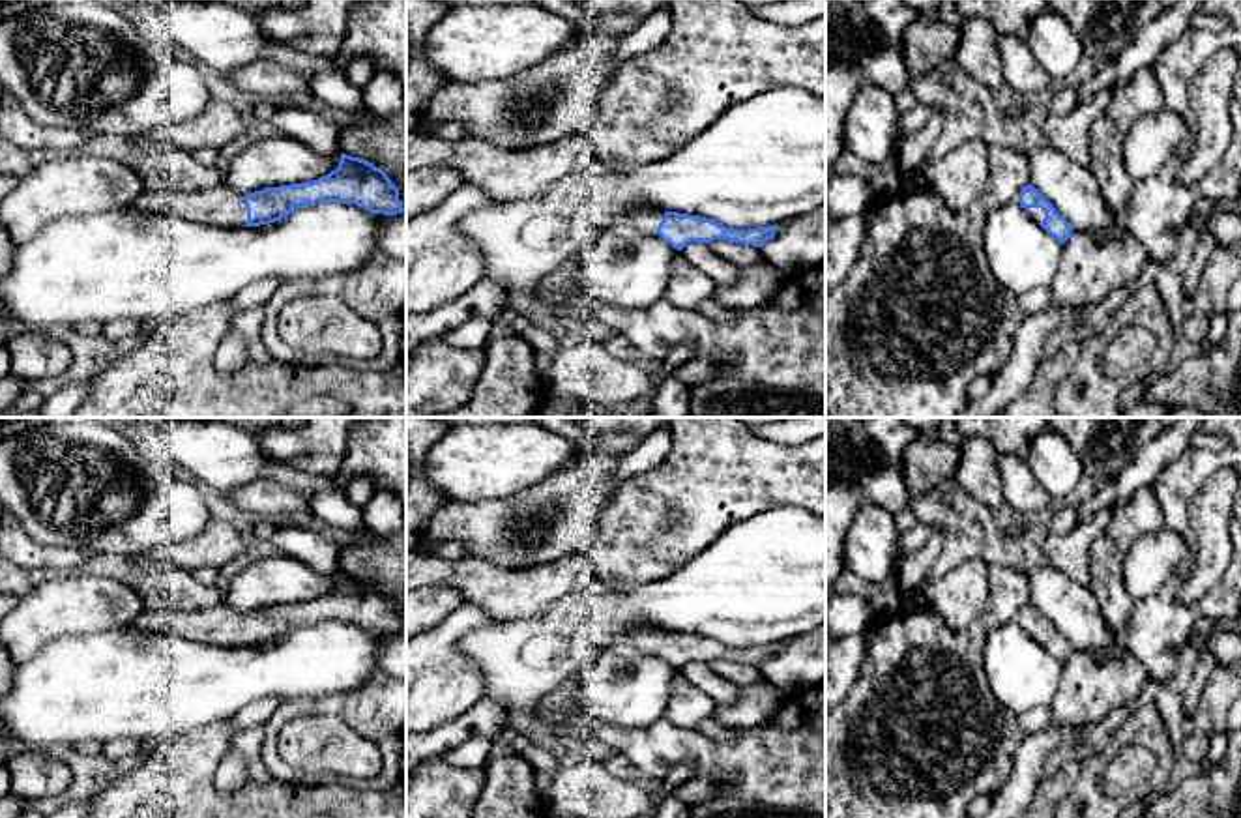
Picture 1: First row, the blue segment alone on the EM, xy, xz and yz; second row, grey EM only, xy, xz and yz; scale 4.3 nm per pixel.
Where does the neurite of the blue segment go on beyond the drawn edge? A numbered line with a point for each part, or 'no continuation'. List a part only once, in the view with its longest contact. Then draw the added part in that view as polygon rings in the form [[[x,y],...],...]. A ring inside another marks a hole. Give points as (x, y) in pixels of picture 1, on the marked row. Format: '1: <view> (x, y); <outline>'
1: xy (221, 206); [[[223,185],[200,191],[174,187],[144,191],[131,206],[140,212],[172,213],[221,228],[240,228],[247,221],[245,195]]]

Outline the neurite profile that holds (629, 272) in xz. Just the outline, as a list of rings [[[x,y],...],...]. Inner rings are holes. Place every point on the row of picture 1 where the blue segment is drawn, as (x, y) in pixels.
[[[657,232],[633,236],[603,234],[582,255],[573,288],[591,294],[597,301],[618,309],[642,309],[664,296],[670,264],[679,255]]]

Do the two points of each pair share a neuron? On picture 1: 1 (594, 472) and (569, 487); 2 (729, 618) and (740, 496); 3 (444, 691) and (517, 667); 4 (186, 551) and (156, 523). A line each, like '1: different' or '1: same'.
1: same
2: different
3: different
4: different

